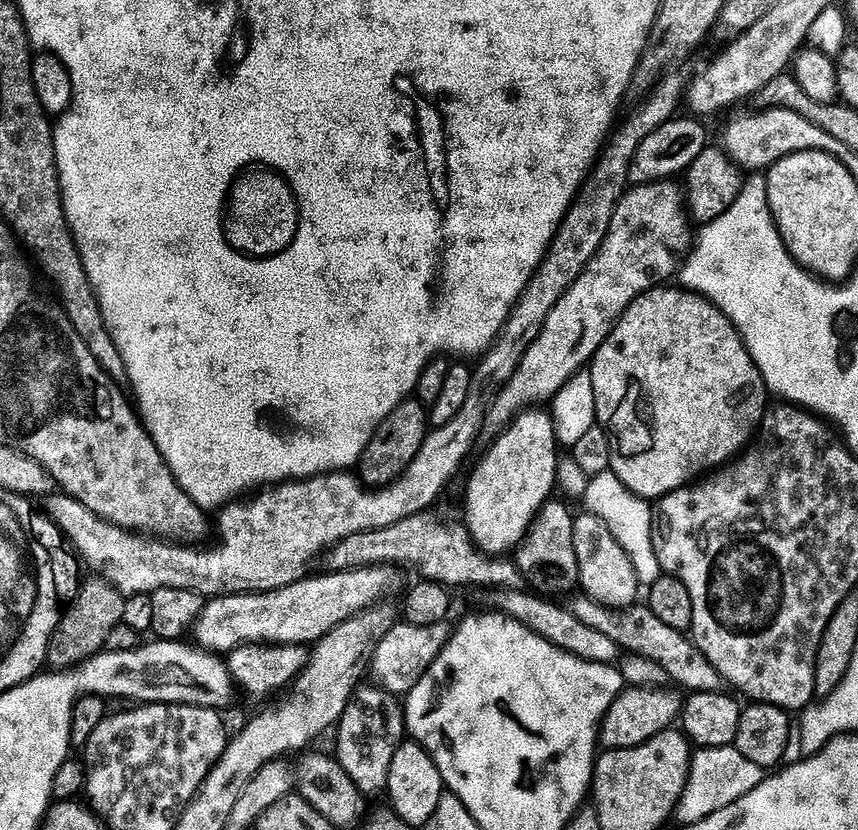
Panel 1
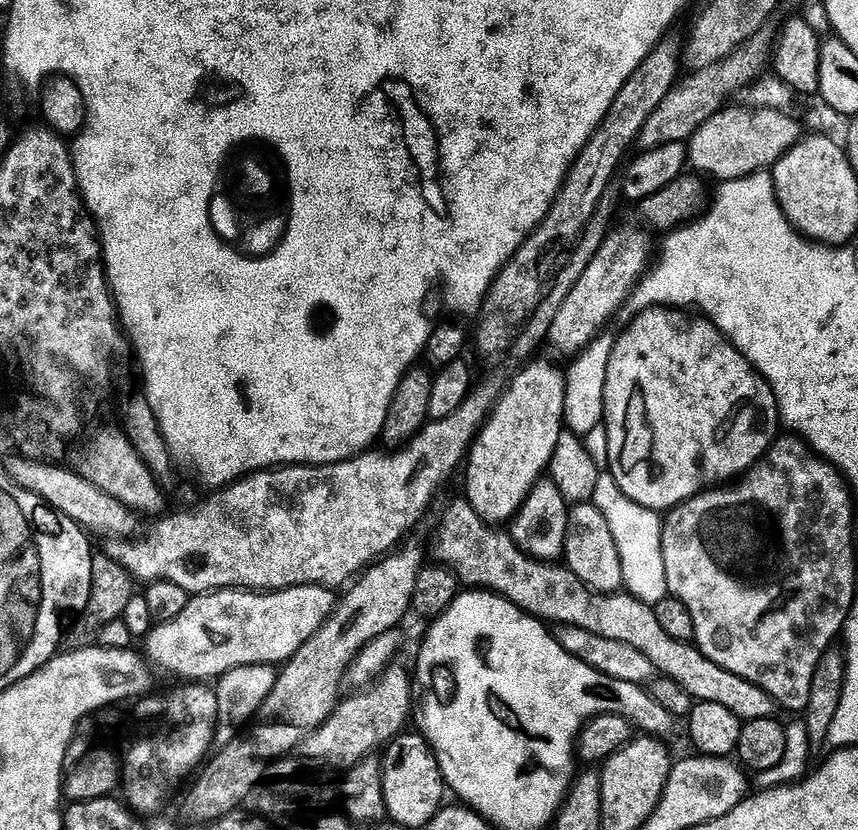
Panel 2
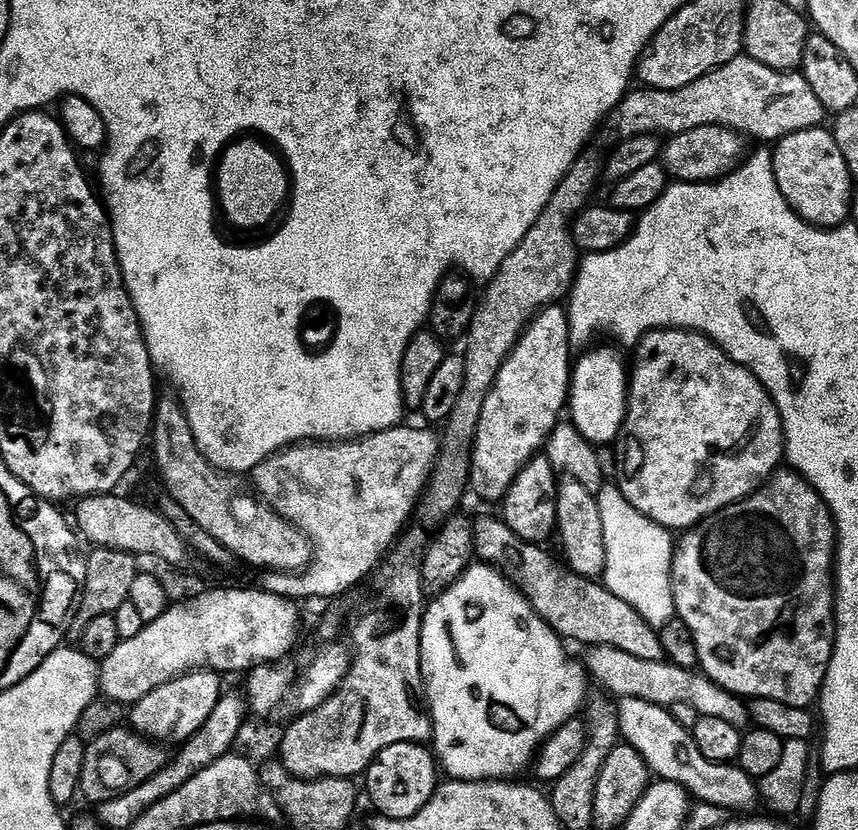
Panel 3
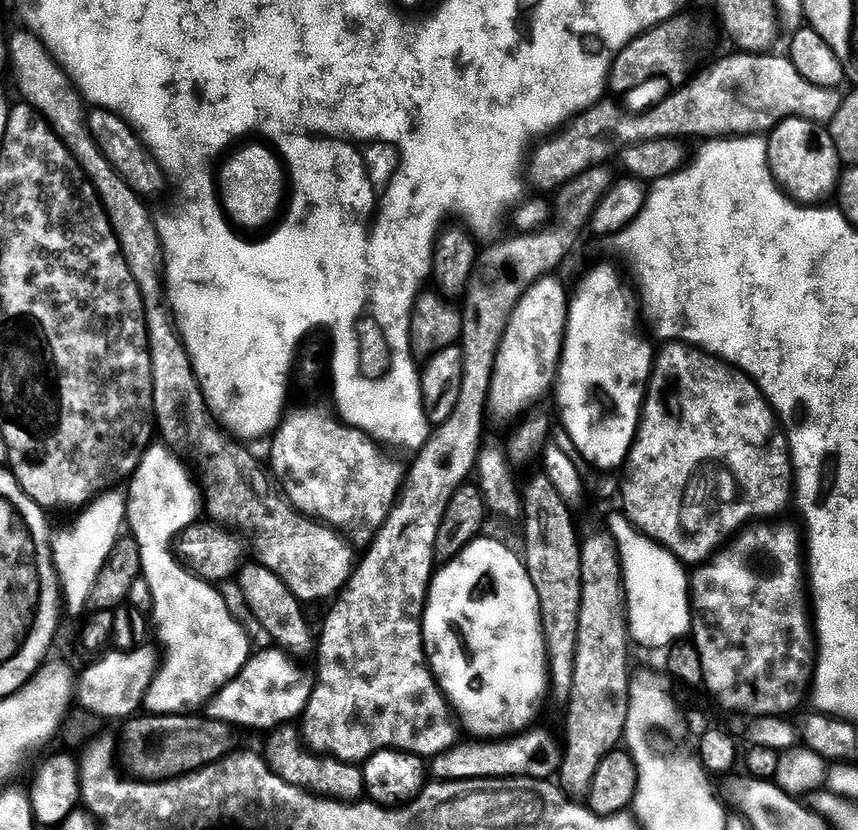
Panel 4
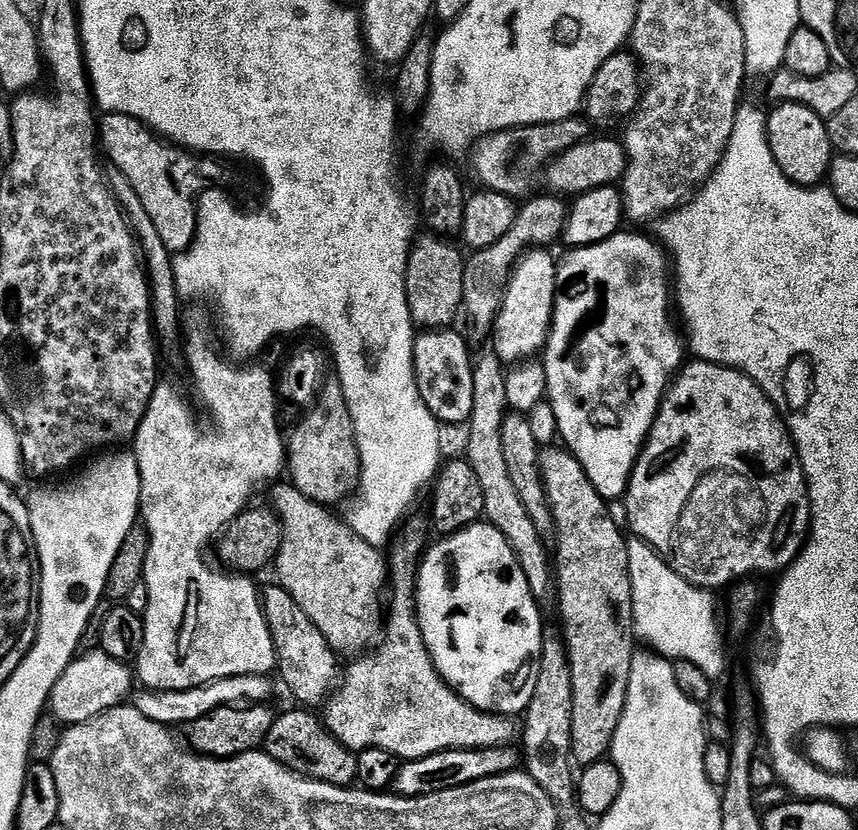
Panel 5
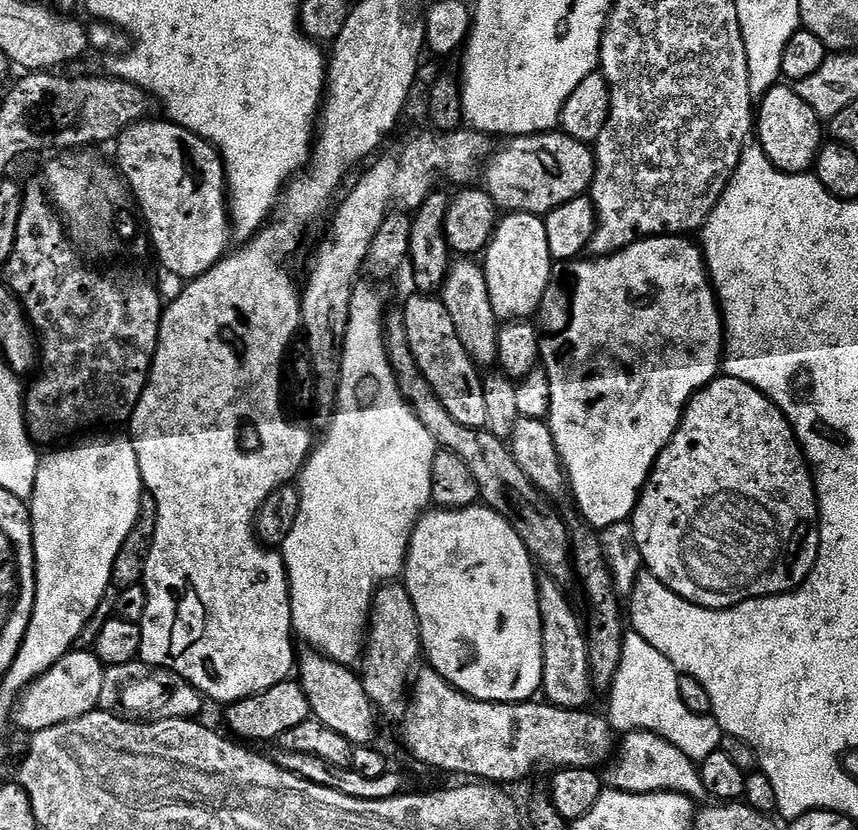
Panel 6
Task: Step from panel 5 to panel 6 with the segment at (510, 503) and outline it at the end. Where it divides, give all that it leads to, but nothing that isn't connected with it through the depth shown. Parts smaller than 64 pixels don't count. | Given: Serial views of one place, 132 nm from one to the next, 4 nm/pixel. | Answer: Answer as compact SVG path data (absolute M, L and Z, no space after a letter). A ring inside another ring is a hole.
M460 258L457 261L457 264L455 261L449 267L444 277L442 299L446 314L450 314L450 322L454 322L454 330L458 330L458 338L462 346L466 346L472 361L478 366L495 365L498 361L500 324L494 314L494 306L490 306L483 267L472 258ZM546 575L538 580L540 617L542 618L542 692L547 703L555 708L584 710L589 707L588 699L594 695L592 675L588 662L588 638L585 625L576 617L572 604L563 587Z

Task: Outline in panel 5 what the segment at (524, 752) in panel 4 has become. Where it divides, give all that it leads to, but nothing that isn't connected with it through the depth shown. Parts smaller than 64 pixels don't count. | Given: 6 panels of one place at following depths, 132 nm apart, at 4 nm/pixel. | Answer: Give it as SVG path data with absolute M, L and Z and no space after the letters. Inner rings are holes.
M515 747L475 748L474 750L446 750L430 754L426 758L403 761L396 775L394 792L397 796L429 796L442 790L466 786L482 778L501 776L507 772L517 771L522 764L522 756Z

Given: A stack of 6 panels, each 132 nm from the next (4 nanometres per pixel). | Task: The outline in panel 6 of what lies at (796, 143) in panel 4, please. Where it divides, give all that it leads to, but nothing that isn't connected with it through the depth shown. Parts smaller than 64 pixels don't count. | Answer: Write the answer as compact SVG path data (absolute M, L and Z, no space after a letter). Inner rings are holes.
M787 83L777 84L759 101L758 119L754 124L759 147L763 148L772 165L784 172L804 174L815 165L816 156L822 147L820 127L820 117L814 114L814 110L810 110L810 106L806 106L806 102L802 102L795 87Z

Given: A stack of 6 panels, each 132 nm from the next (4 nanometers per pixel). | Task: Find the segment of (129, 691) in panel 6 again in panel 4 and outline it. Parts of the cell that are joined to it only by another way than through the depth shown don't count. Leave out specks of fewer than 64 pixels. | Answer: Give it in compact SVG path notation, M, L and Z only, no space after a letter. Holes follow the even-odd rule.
M269 646L265 652L257 651L246 662L246 666L234 677L229 684L206 705L206 716L210 719L220 720L222 723L231 725L233 729L257 728L261 734L267 733L273 728L280 728L283 724L296 722L301 719L306 706L312 697L314 676L307 672L299 664L295 655L289 654L279 646Z

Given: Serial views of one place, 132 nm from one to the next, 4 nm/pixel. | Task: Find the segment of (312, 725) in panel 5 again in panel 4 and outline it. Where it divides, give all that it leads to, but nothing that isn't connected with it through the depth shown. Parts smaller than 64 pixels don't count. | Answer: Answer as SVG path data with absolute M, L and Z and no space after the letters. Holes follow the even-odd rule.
M289 722L280 728L271 729L266 739L268 741L264 744L262 755L268 761L269 768L282 778L282 782L290 782L290 786L298 786L303 792L311 792L314 796L345 802L359 801L365 795L363 767L313 752L305 744L301 729L295 723Z

